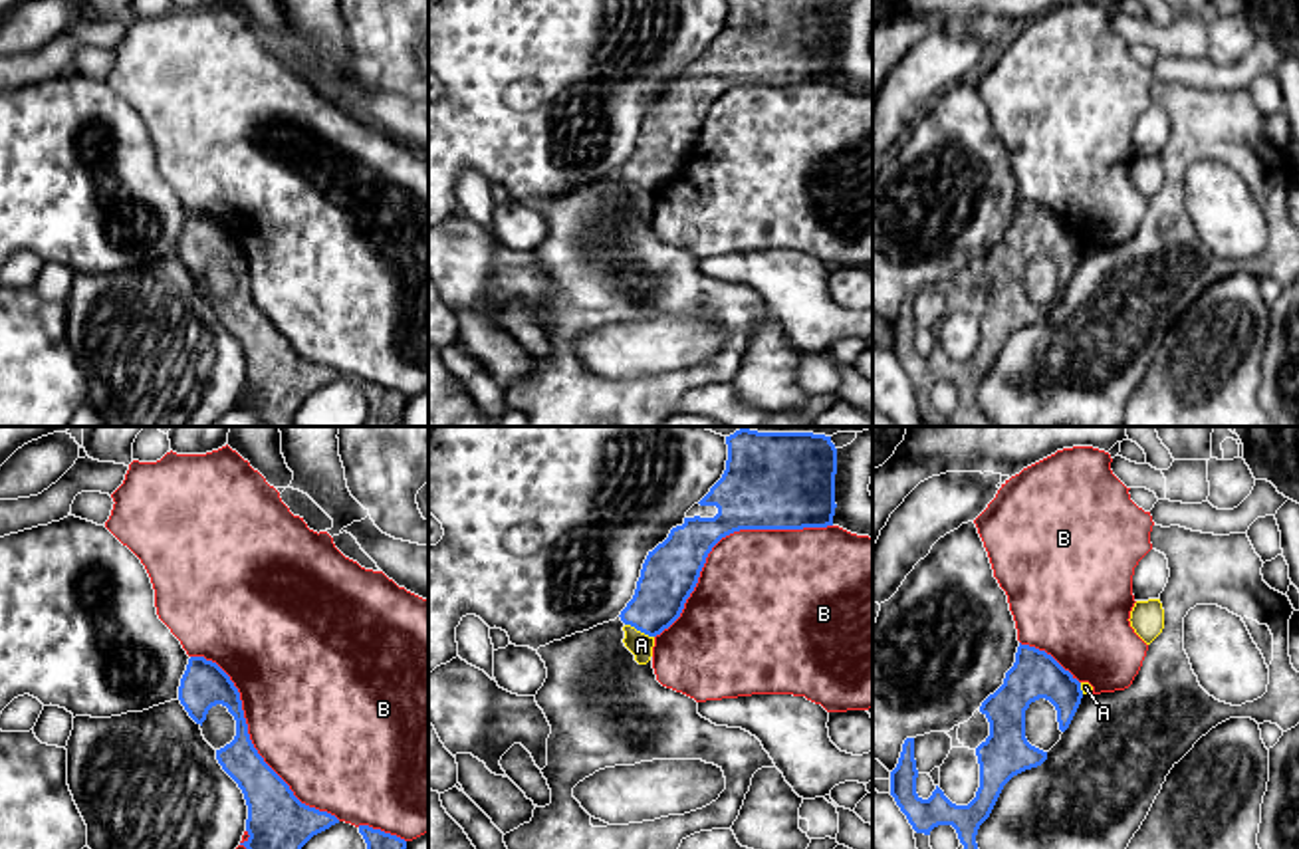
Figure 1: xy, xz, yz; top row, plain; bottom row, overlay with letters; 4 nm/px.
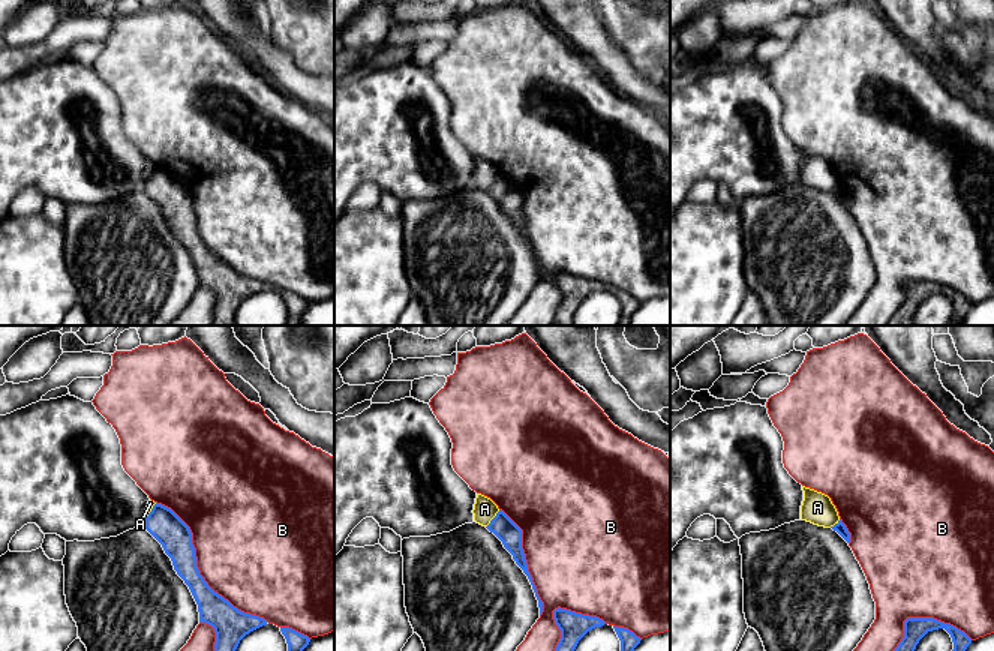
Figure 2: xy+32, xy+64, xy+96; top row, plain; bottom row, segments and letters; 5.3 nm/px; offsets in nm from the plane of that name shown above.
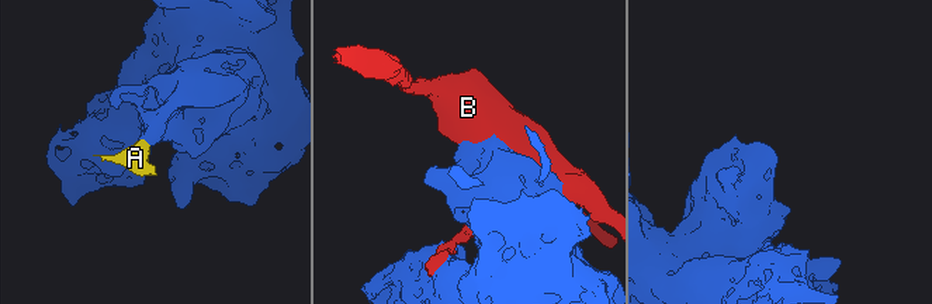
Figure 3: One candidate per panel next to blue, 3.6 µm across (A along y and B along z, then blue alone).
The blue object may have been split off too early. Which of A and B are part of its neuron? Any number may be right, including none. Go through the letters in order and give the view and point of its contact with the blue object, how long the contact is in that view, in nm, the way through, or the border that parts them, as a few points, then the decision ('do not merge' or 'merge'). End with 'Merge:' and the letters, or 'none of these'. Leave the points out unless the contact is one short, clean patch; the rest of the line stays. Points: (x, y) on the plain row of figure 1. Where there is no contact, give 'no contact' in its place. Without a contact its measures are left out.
A: contact xz (639, 185); length 130 nm; border xz (625, 179), (653, 193); do not merge
B: contact xz (726, 90); length 850 nm; do not merge
Merge: none of these

